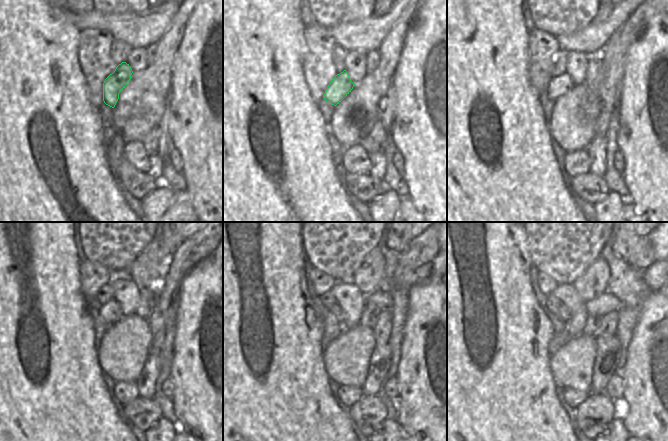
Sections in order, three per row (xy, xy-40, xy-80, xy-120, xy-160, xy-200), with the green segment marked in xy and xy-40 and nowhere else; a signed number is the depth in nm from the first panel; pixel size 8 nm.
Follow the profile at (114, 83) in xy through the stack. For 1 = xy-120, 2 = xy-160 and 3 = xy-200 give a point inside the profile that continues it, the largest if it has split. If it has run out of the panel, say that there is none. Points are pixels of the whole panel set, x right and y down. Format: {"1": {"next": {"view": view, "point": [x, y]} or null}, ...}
{"1": {"next": {"view": "xy-120", "point": [111, 313]}}, "2": {"next": {"view": "xy-160", "point": [339, 315]}}, "3": {"next": {"view": "xy-200", "point": [564, 313]}}}

